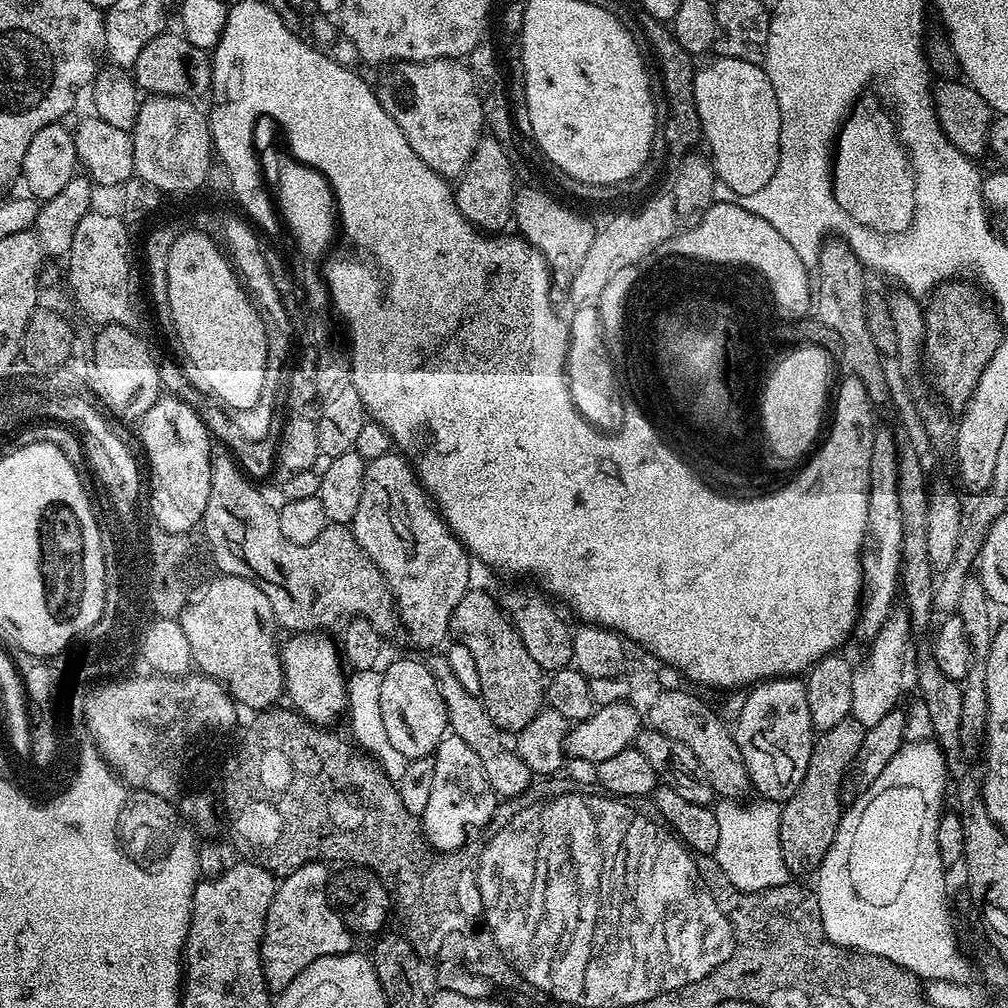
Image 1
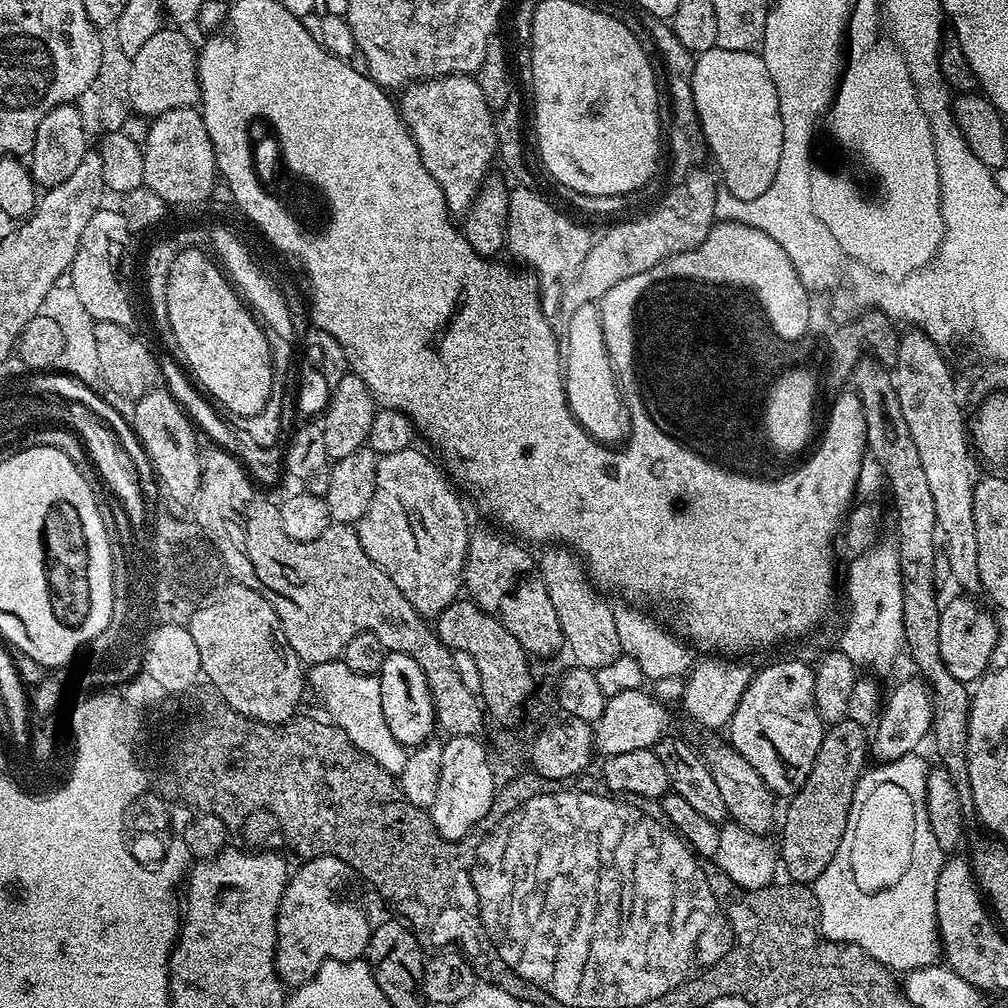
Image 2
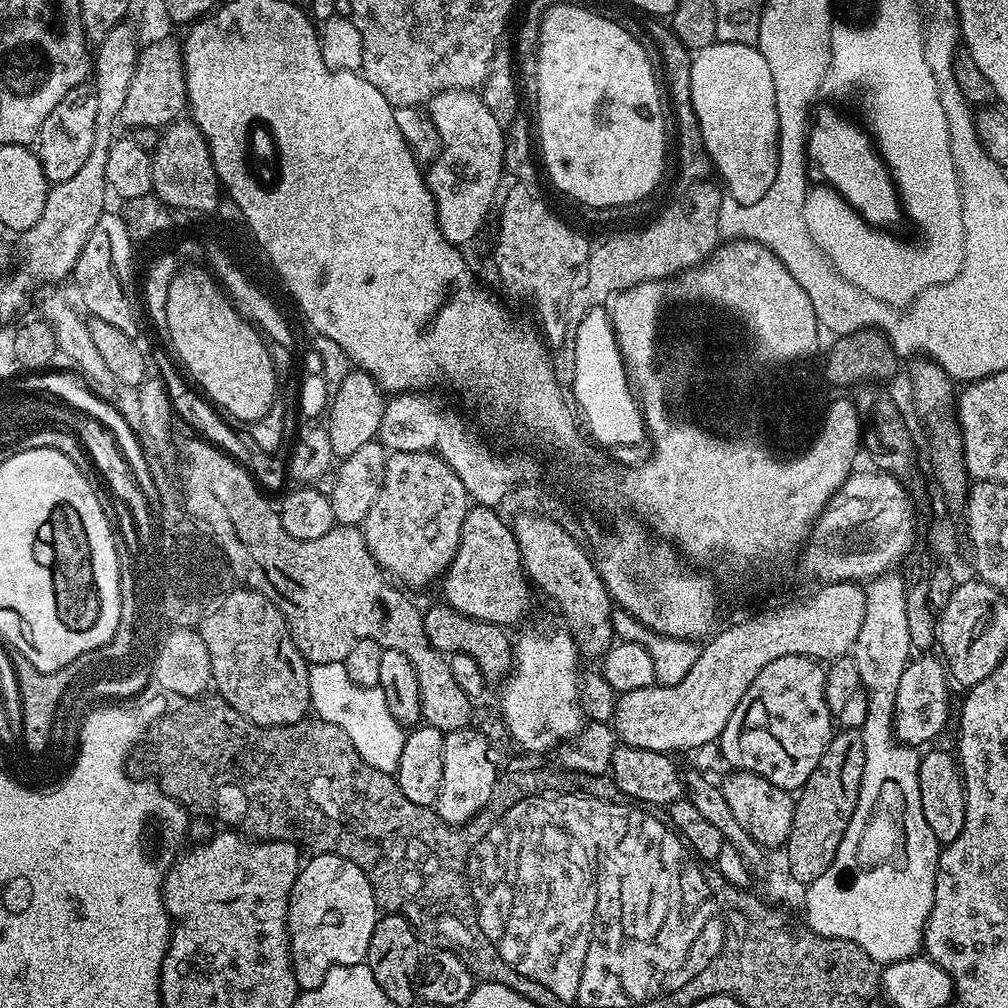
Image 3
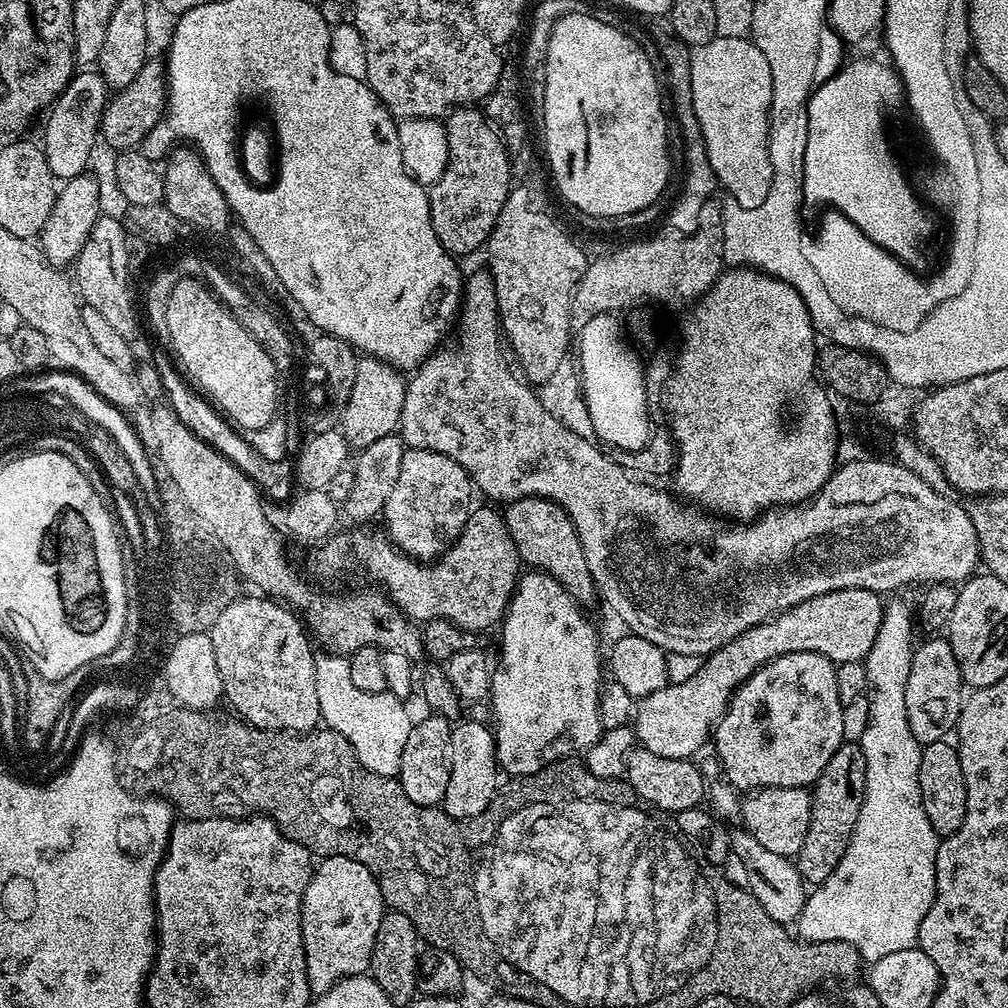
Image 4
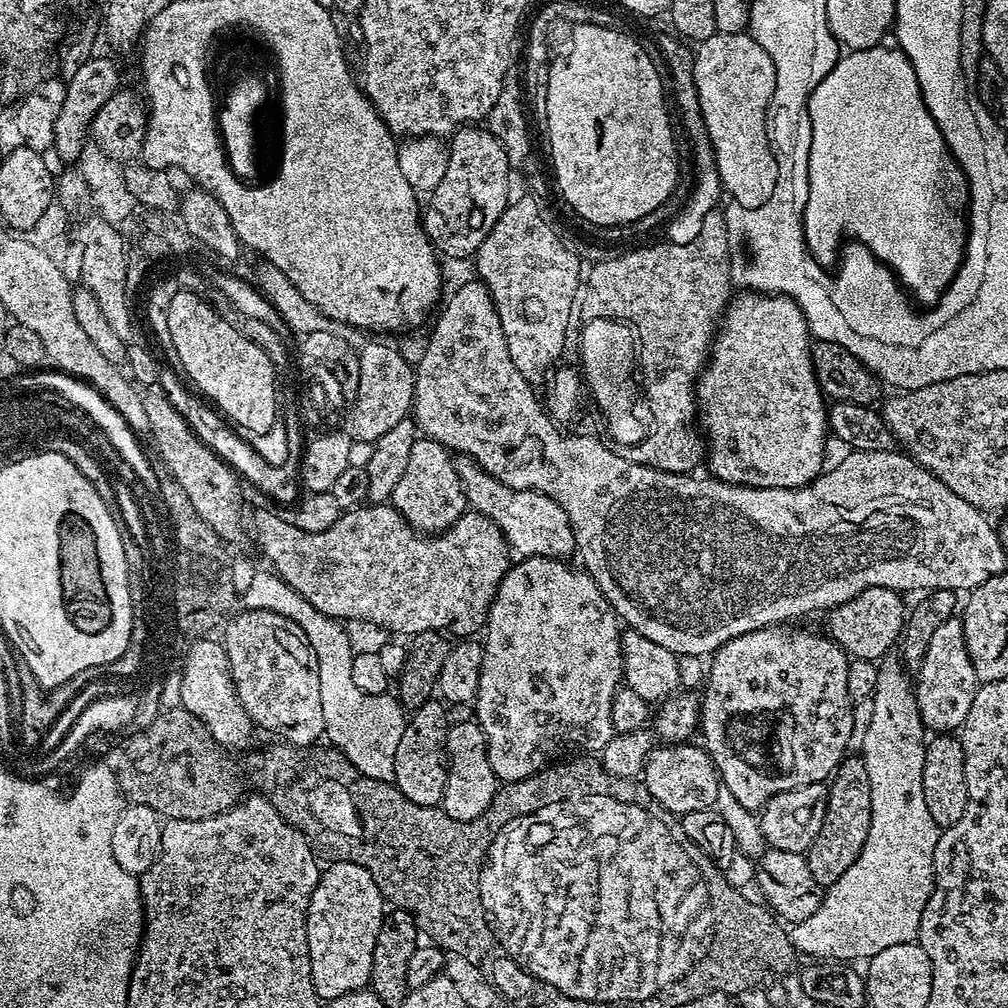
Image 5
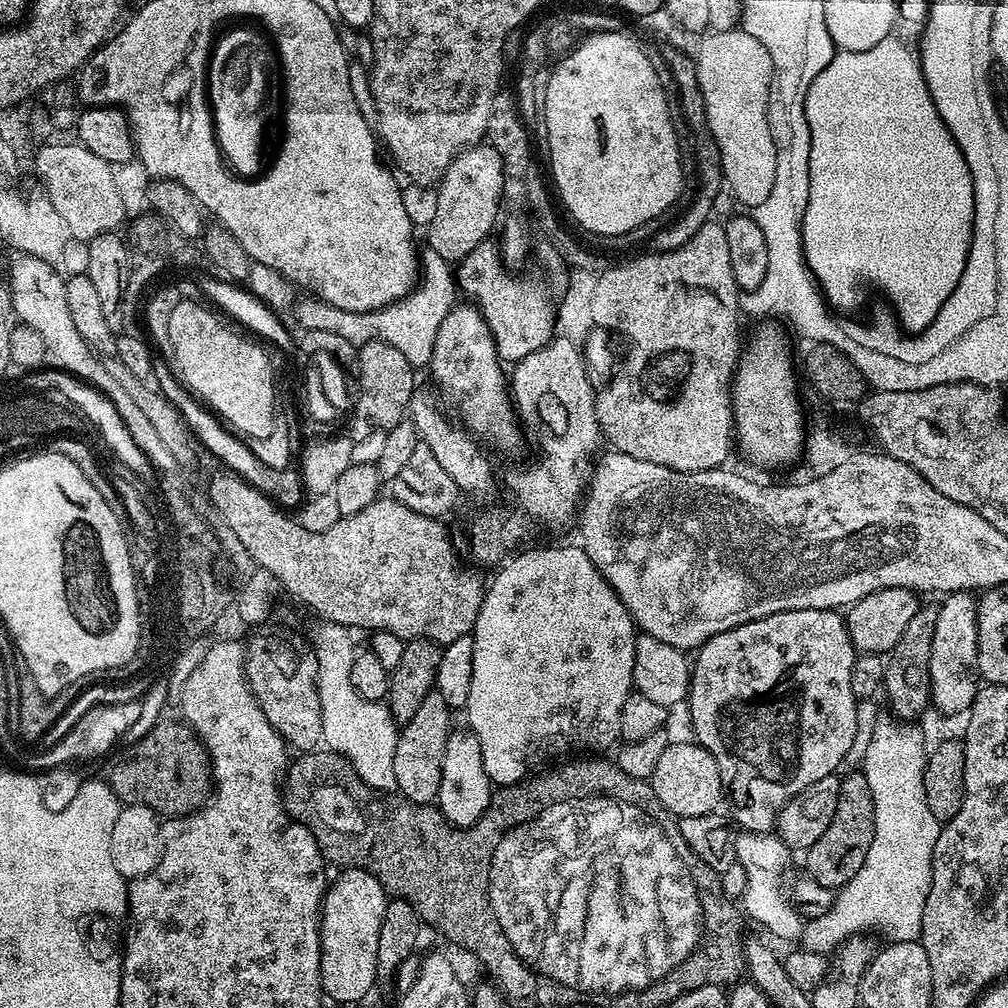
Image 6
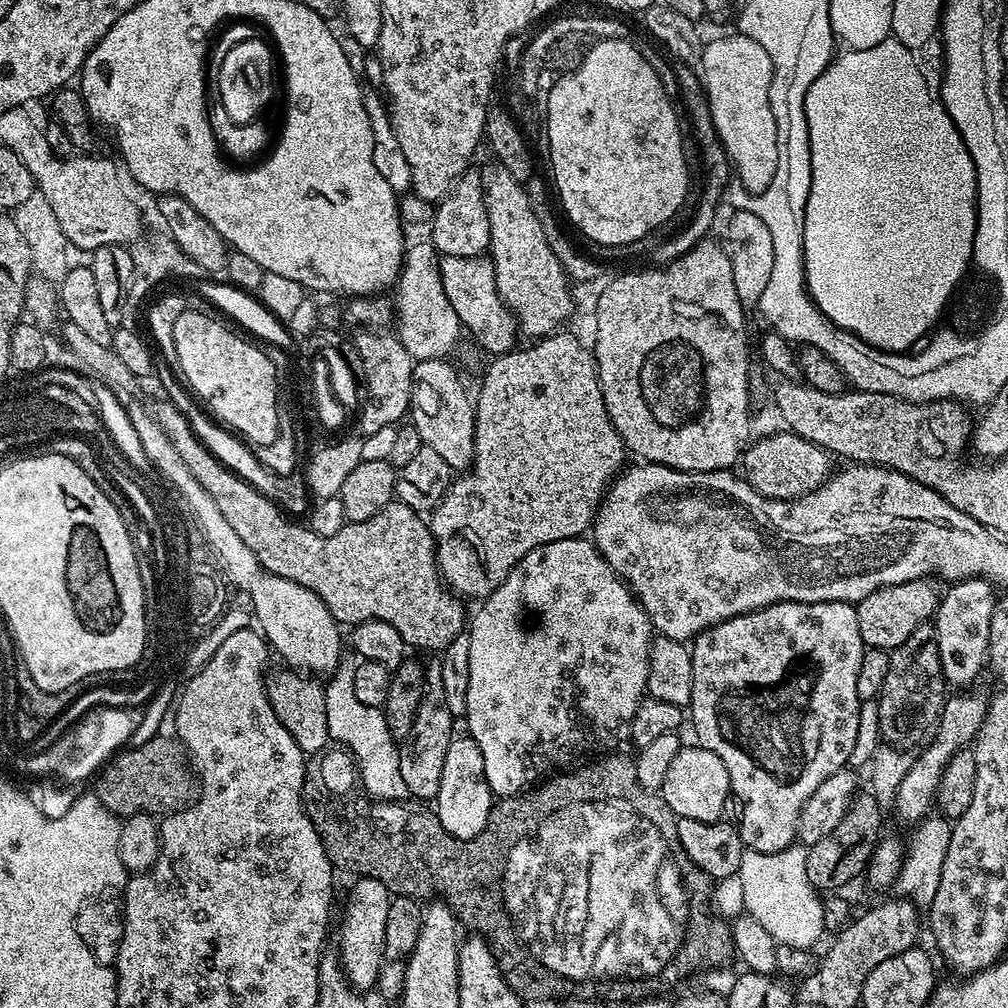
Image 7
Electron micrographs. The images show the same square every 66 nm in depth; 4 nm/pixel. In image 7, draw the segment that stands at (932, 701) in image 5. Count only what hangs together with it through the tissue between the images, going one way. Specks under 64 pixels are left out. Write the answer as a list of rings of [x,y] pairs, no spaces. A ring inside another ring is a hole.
[[[973,578],[958,580],[951,585],[948,593],[939,597],[934,623],[938,658],[942,662],[942,674],[949,685],[957,684],[964,690],[976,680],[980,671],[988,664],[988,638],[990,618],[996,609],[998,592],[989,581]]]

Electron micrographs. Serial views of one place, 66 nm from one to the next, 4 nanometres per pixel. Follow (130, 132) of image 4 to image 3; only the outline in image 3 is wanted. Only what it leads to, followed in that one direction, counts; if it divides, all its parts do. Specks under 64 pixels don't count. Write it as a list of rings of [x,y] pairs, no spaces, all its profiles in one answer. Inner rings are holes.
[[[169,38],[150,42],[139,49],[134,78],[130,78],[130,90],[126,90],[126,102],[122,102],[119,123],[124,123],[128,128],[160,130],[185,115],[188,87],[184,77],[184,57],[181,45],[174,41]]]

